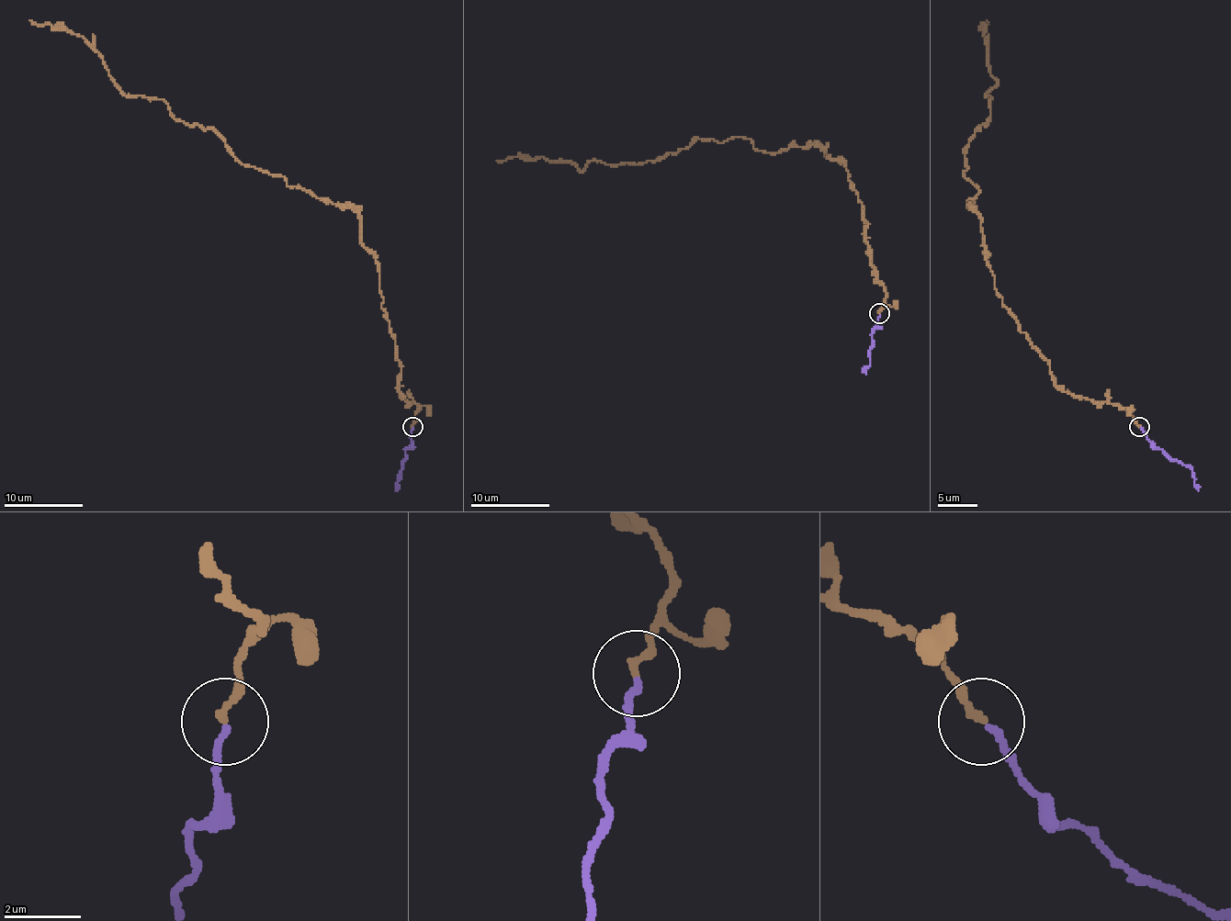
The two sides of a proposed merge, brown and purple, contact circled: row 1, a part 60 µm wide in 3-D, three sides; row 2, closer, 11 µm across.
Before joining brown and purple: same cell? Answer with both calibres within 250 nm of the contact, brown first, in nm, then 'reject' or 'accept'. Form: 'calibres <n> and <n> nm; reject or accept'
calibres 190 and 170 nm; accept

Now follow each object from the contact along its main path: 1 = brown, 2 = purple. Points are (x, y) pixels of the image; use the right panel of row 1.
1: (1138, 427), (1124, 409), (1055, 384), (994, 286), (971, 207), (978, 188), (963, 174), (997, 84), (987, 20)
2: (1141, 427), (1155, 447), (1190, 468), (1198, 490)

